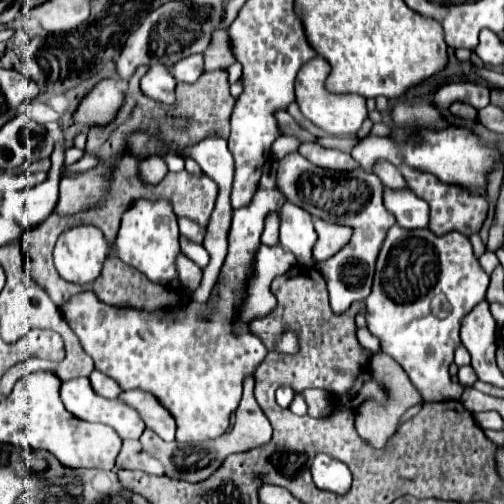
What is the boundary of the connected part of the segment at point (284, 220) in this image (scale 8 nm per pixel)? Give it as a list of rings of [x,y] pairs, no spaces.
[[[284,204],[280,210],[280,246],[290,250],[304,266],[312,264],[312,248],[316,244],[316,230],[308,212],[294,204]]]

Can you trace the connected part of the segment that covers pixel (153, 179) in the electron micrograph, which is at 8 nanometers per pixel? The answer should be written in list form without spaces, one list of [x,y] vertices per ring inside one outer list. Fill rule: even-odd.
[[[160,156],[146,158],[144,162],[140,162],[138,168],[140,168],[140,180],[144,184],[158,184],[158,180],[162,180],[168,172],[168,168]]]

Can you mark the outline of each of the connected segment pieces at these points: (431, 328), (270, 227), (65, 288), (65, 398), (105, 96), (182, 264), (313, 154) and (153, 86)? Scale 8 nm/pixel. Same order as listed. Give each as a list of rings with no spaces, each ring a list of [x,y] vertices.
[[[398,224],[388,230],[376,260],[374,286],[366,298],[366,324],[370,334],[380,340],[382,352],[392,356],[404,368],[426,402],[460,400],[462,386],[452,384],[448,368],[452,364],[456,346],[460,344],[460,322],[478,302],[484,300],[488,284],[490,276],[482,270],[472,252],[472,244],[464,234],[448,232],[444,236],[436,236],[426,228],[408,232]]]
[[[270,214],[266,218],[266,228],[262,232],[262,244],[266,244],[266,246],[278,244],[278,214]]]
[[[50,220],[40,224],[40,232],[28,230],[21,236],[25,254],[29,254],[30,274],[40,282],[48,294],[80,294],[82,286],[62,280],[52,264],[52,248],[60,232],[64,230],[64,220]]]
[[[88,378],[62,382],[60,394],[62,404],[72,416],[84,422],[100,422],[112,426],[122,440],[140,438],[144,432],[144,420],[134,408],[130,408],[122,400],[108,400],[98,396],[92,390]]]
[[[102,80],[78,106],[74,120],[80,124],[106,124],[112,120],[120,102],[124,100],[116,80]]]
[[[184,254],[178,260],[178,270],[180,270],[180,282],[184,284],[184,288],[188,292],[194,292],[200,286],[200,282],[202,282],[202,270],[196,268],[192,264],[192,260],[186,258]]]
[[[304,142],[298,152],[310,160],[312,164],[320,166],[320,168],[332,168],[332,170],[352,170],[356,168],[356,160],[352,164],[352,156],[340,150],[332,150],[332,148],[322,148],[320,144],[314,142]]]
[[[150,66],[150,70],[140,80],[140,90],[144,92],[144,96],[160,104],[176,102],[174,88],[176,88],[176,80],[164,66]]]

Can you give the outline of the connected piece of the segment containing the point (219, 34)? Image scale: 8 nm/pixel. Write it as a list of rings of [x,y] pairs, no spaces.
[[[216,30],[210,38],[210,46],[204,52],[204,70],[226,70],[234,64],[234,56],[230,54],[226,30]]]

